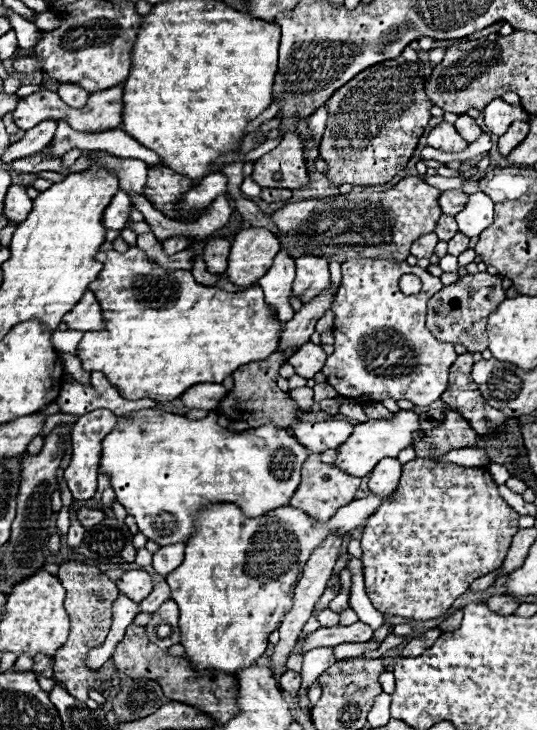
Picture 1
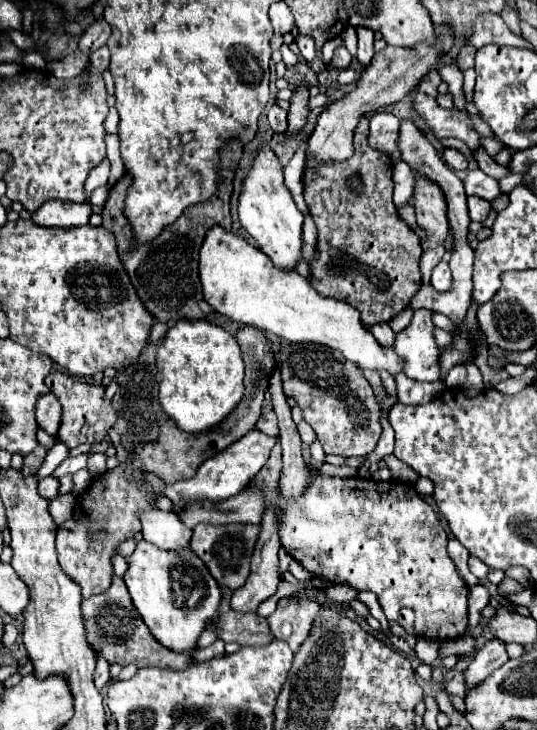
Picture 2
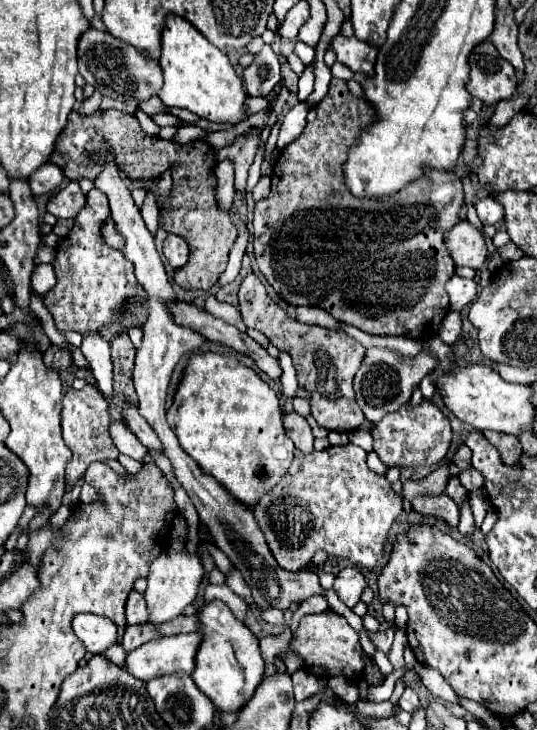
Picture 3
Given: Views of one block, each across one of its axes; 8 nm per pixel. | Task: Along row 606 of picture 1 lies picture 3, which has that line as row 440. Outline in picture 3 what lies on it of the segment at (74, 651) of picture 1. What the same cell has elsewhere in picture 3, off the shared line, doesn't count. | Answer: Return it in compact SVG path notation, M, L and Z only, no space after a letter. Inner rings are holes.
M88 384L82 390L74 390L72 386L66 388L62 396L62 434L64 434L66 446L72 450L72 458L66 464L66 482L70 486L74 486L84 476L86 468L92 462L116 458L120 454L110 438L108 424L110 424L108 404L96 386Z

